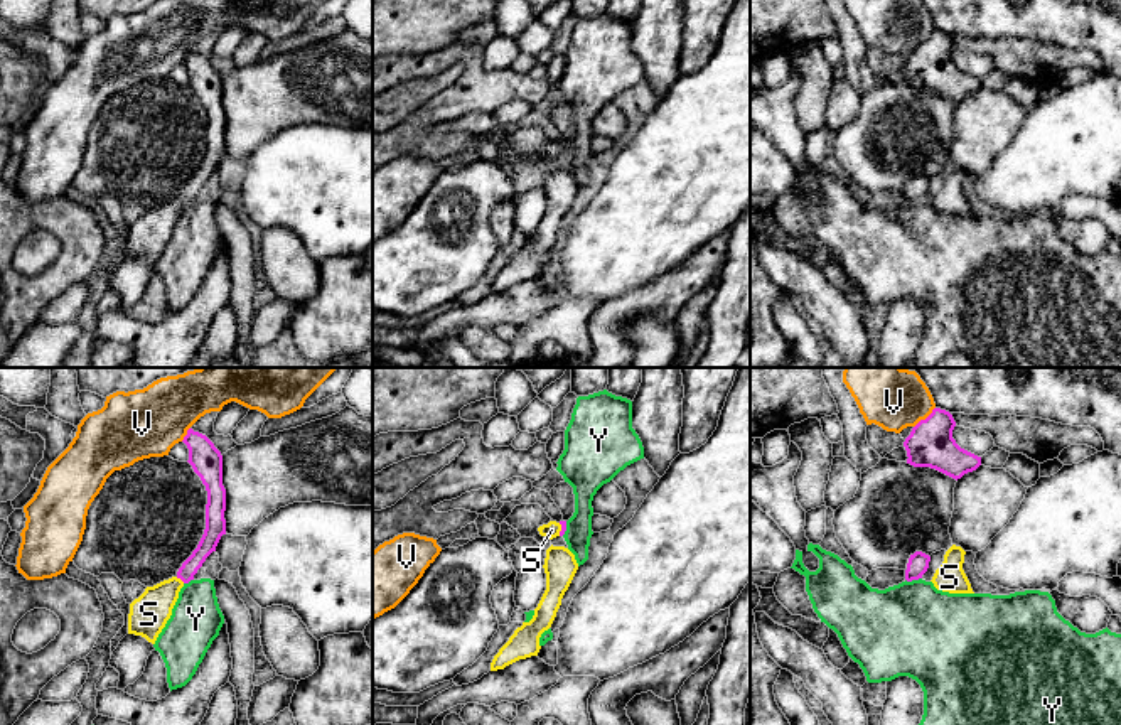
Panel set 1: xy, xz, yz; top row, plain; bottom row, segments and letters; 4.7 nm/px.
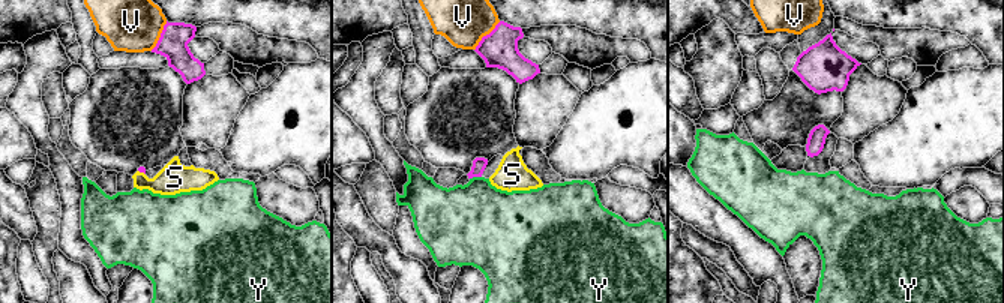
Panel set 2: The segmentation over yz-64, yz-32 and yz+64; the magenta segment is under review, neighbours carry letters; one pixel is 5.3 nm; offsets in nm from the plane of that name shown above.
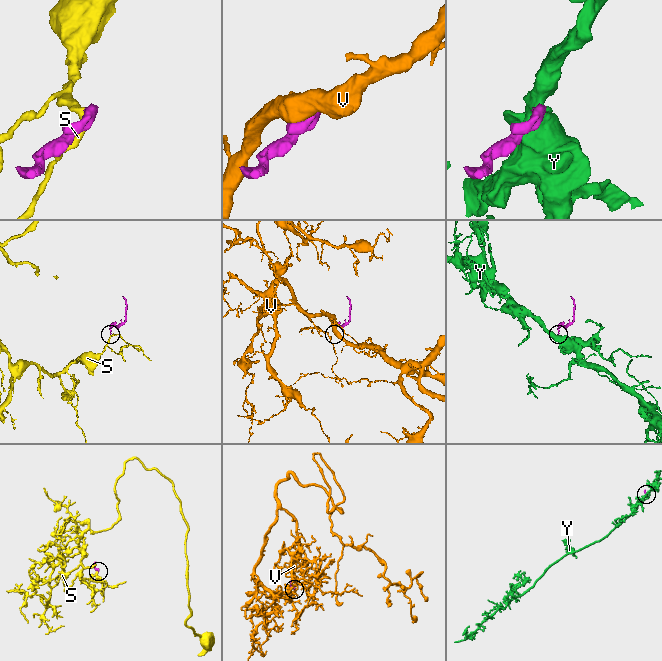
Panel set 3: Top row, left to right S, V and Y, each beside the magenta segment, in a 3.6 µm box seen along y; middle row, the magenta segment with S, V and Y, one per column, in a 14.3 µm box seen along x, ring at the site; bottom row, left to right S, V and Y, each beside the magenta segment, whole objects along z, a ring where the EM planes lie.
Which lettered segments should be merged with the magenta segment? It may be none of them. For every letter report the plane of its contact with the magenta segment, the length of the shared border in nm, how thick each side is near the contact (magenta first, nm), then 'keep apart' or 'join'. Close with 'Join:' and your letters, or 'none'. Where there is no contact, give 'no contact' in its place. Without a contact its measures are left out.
S: meets magenta in xy; contact 50 nm long; 90 nm thick on the magenta side, 190 nm on the other; join
V: meets magenta in yz; contact 140 nm long; 220 nm thick on the magenta side, 300 nm on the other; keep apart
Y: meets magenta in yz; contact 80 nm long; 100 nm thick on the magenta side, 460 nm on the other; keep apart
Join: S

